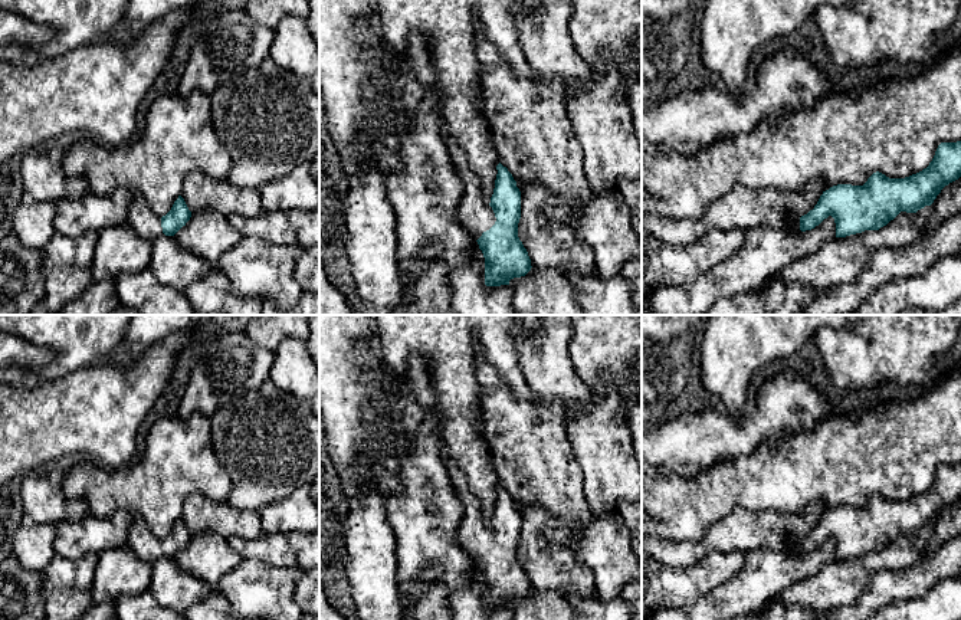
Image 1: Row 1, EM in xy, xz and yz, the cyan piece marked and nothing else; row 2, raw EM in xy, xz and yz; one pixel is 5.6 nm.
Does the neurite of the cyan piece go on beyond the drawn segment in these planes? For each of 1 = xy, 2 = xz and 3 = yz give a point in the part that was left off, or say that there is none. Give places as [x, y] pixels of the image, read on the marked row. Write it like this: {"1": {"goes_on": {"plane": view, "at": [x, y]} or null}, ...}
{"1": {"goes_on": {"plane": "xy", "at": [141, 219]}}, "2": {"goes_on": {"plane": "xz", "at": [475, 215]}}, "3": {"goes_on": {"plane": "yz", "at": [794, 226]}}}

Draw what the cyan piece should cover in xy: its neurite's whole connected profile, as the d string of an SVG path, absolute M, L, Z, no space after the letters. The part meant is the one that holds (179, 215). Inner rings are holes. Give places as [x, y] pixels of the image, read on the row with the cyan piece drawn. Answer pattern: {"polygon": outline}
{"polygon": "M135 194L127 224L141 237L155 240L163 234L174 236L190 217L191 211L181 196L174 201L171 210L160 217L152 211L144 196Z"}

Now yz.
{"polygon": "M961 141L941 142L929 165L905 178L873 173L863 186L837 184L823 191L807 214L785 224L806 232L832 216L836 237L879 230L901 211L916 213L931 206L941 190L961 177Z"}

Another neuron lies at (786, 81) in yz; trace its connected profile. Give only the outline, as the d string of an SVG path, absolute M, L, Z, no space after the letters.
M781 47L765 58L755 70L755 89L734 96L712 85L685 91L642 108L642 151L653 145L662 152L695 154L716 140L752 131L761 119L774 119L784 112L810 106L830 89L829 75L809 56Z

